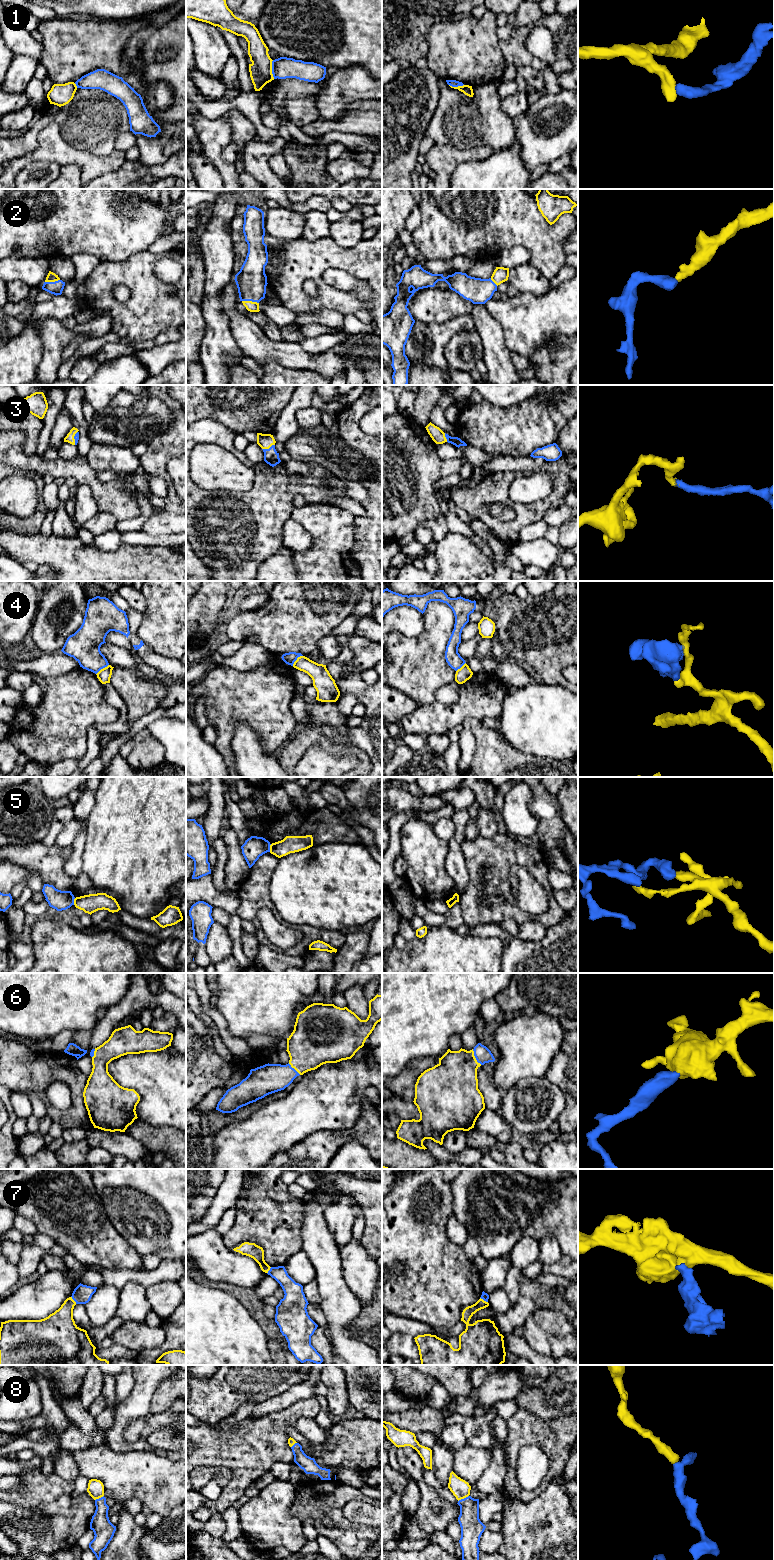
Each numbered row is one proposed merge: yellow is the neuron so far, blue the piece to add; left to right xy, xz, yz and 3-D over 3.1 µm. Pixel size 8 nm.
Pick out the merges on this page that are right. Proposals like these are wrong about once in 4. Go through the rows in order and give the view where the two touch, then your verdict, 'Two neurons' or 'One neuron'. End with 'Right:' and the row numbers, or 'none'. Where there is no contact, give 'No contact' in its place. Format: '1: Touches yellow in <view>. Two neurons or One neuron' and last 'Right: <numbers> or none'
1: Touches yellow in xz. Two neurons
2: Touches yellow in xz. One neuron
3: Touches yellow in xz. One neuron
4: Touches yellow in xz. Two neurons
5: Touches yellow in xz. Two neurons
6: Touches yellow in yz. One neuron
7: Touches yellow in xy. Two neurons
8: Touches yellow in yz. One neuron
Right: 2, 3, 6, 8

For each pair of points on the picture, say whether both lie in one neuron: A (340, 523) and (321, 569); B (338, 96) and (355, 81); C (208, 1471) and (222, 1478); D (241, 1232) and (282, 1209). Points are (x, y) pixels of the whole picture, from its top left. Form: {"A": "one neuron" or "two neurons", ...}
{"A": "one neuron", "B": "one neuron", "C": "one neuron", "D": "one neuron"}

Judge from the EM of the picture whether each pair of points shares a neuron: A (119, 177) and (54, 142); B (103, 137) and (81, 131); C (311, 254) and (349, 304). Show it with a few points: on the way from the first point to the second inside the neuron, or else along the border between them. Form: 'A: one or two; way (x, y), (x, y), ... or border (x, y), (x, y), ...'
A: two; border (126, 160), (115, 170), (93, 178)
B: one; way (98, 134), (95, 131), (86, 131)
C: one; way (312, 268), (320, 283), (335, 298)

